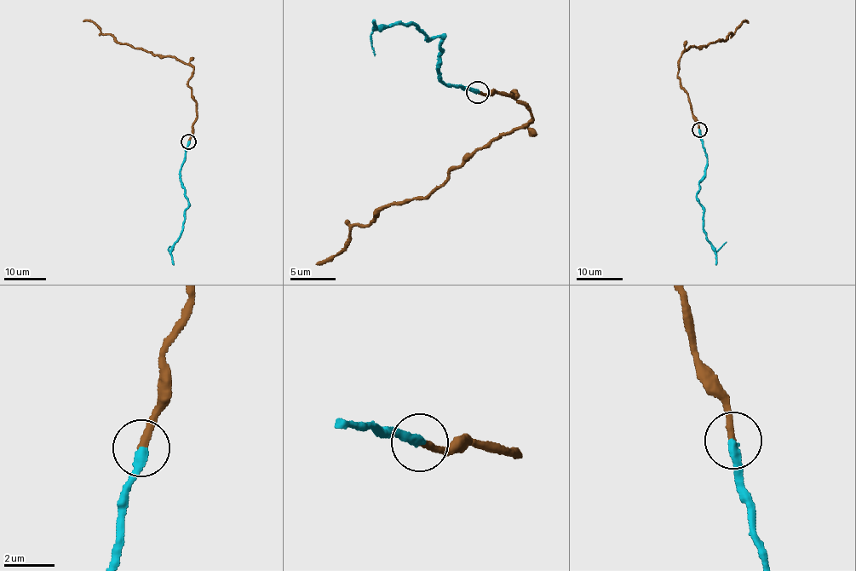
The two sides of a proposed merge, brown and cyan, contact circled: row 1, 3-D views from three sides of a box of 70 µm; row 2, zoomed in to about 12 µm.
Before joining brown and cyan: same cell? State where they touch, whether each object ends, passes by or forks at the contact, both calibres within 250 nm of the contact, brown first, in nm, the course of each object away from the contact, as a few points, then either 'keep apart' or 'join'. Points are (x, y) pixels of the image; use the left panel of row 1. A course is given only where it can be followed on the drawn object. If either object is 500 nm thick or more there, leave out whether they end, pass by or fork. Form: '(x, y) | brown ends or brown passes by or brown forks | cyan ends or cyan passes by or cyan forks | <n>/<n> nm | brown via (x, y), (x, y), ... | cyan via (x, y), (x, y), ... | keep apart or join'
(188, 141) | brown ends | cyan ends | 280/360 nm | brown via (189, 141), (197, 116), (188, 85), (193, 69), (172, 57), (121, 44), (91, 21), (83, 20) | cyan via (189, 141), (180, 179), (188, 204), (182, 233), (171, 252), (173, 264) | join

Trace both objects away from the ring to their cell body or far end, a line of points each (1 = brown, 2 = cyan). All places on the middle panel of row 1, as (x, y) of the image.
1: (478, 91), (514, 100), (515, 91), (531, 115), (468, 154), (427, 195), (353, 227), (317, 265)
2: (478, 91), (445, 83), (436, 72), (442, 33), (428, 39), (413, 22), (376, 28), (374, 20)

